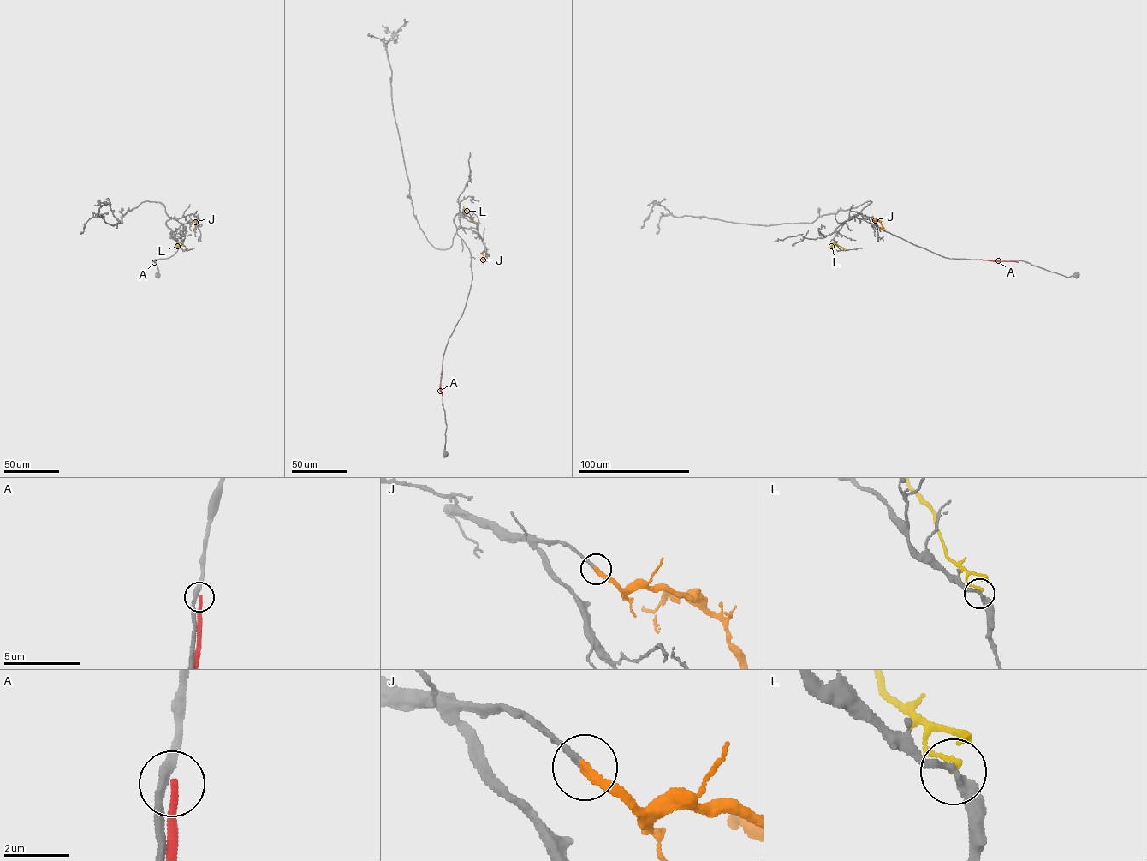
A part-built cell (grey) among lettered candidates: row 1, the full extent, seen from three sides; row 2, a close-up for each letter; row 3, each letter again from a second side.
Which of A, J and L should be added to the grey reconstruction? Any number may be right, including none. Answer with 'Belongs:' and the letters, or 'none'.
Belongs: J

